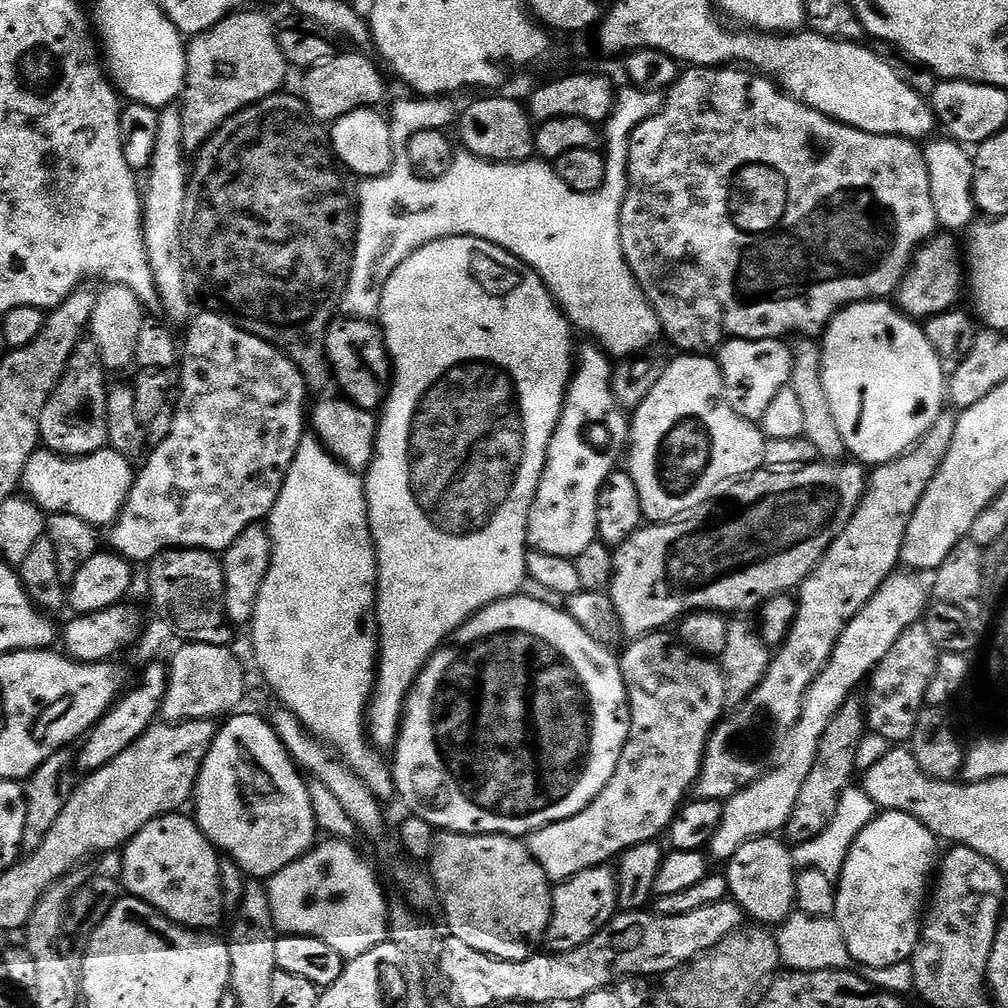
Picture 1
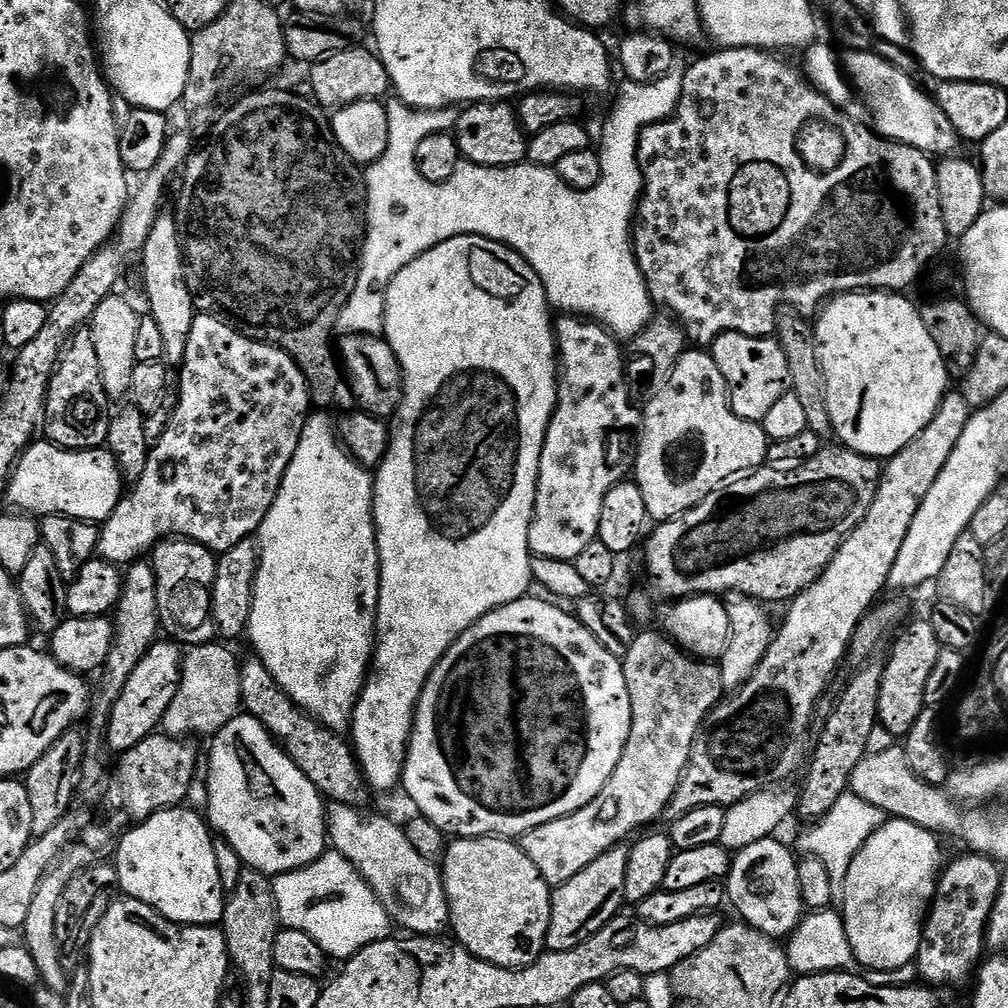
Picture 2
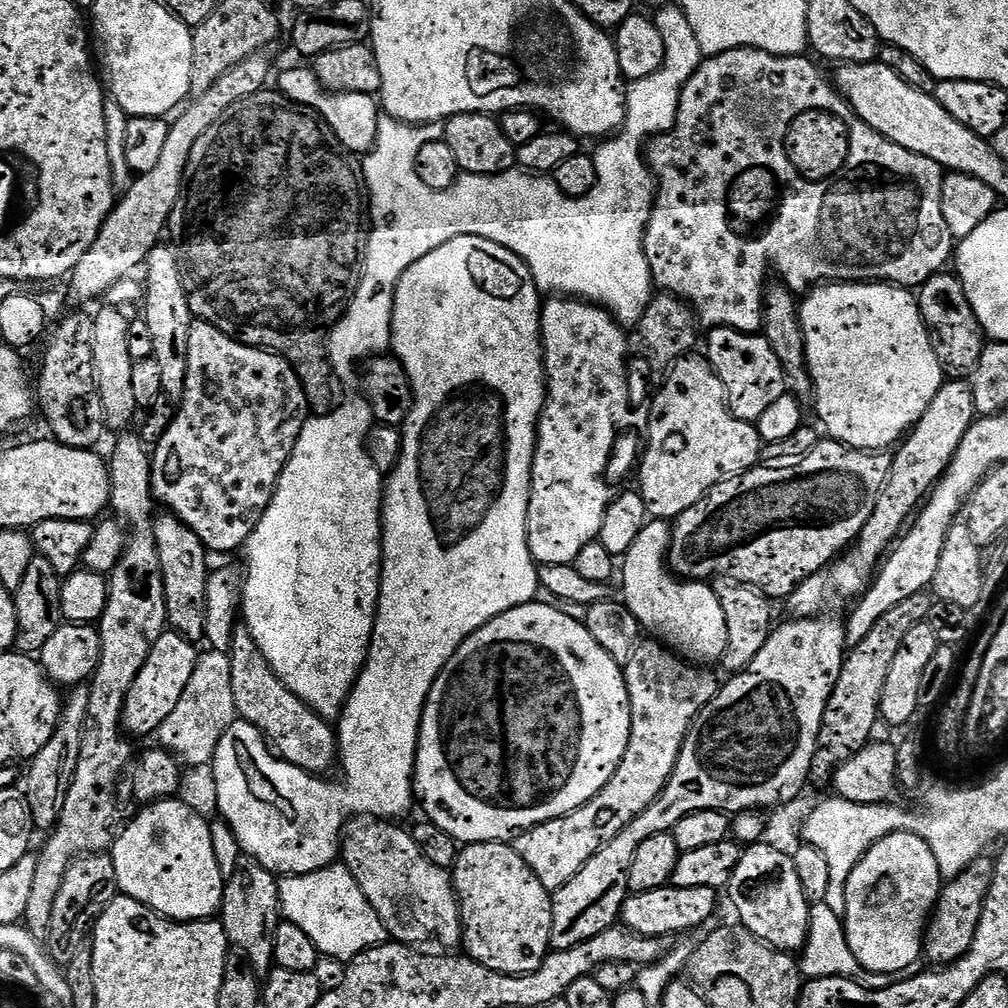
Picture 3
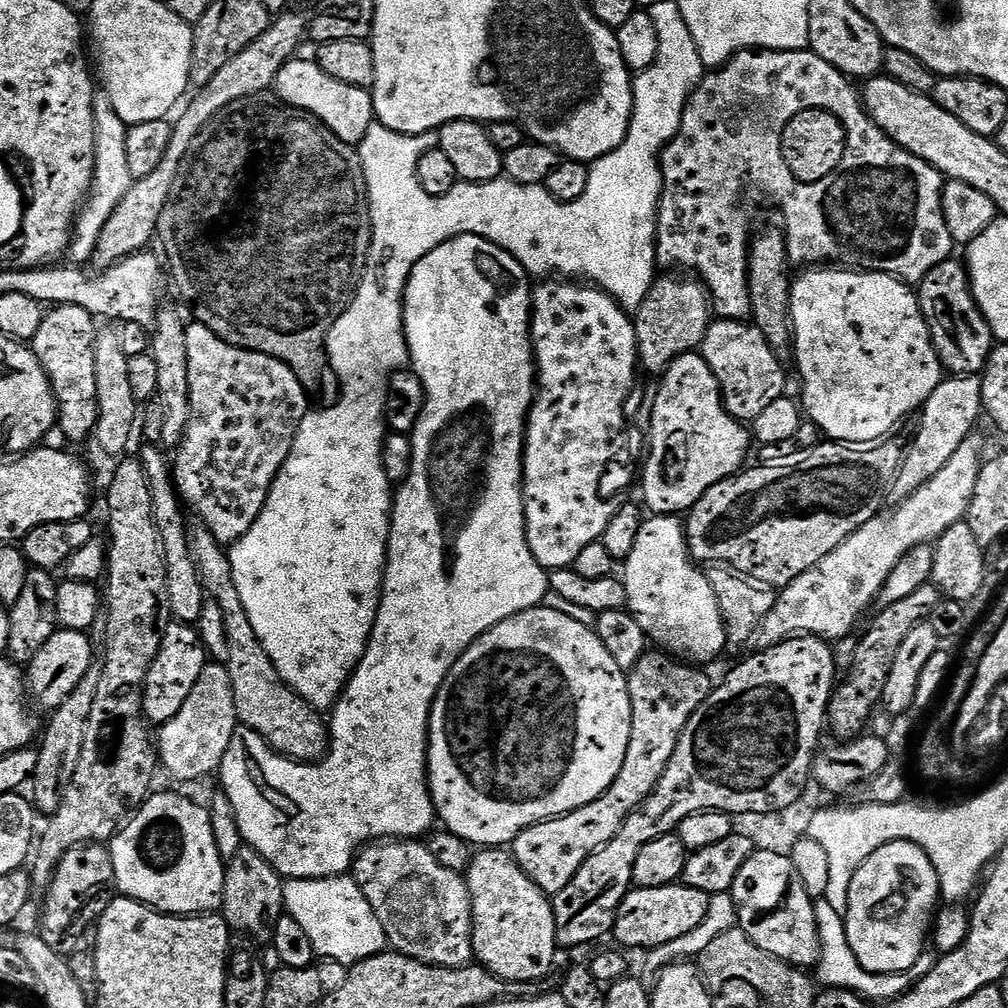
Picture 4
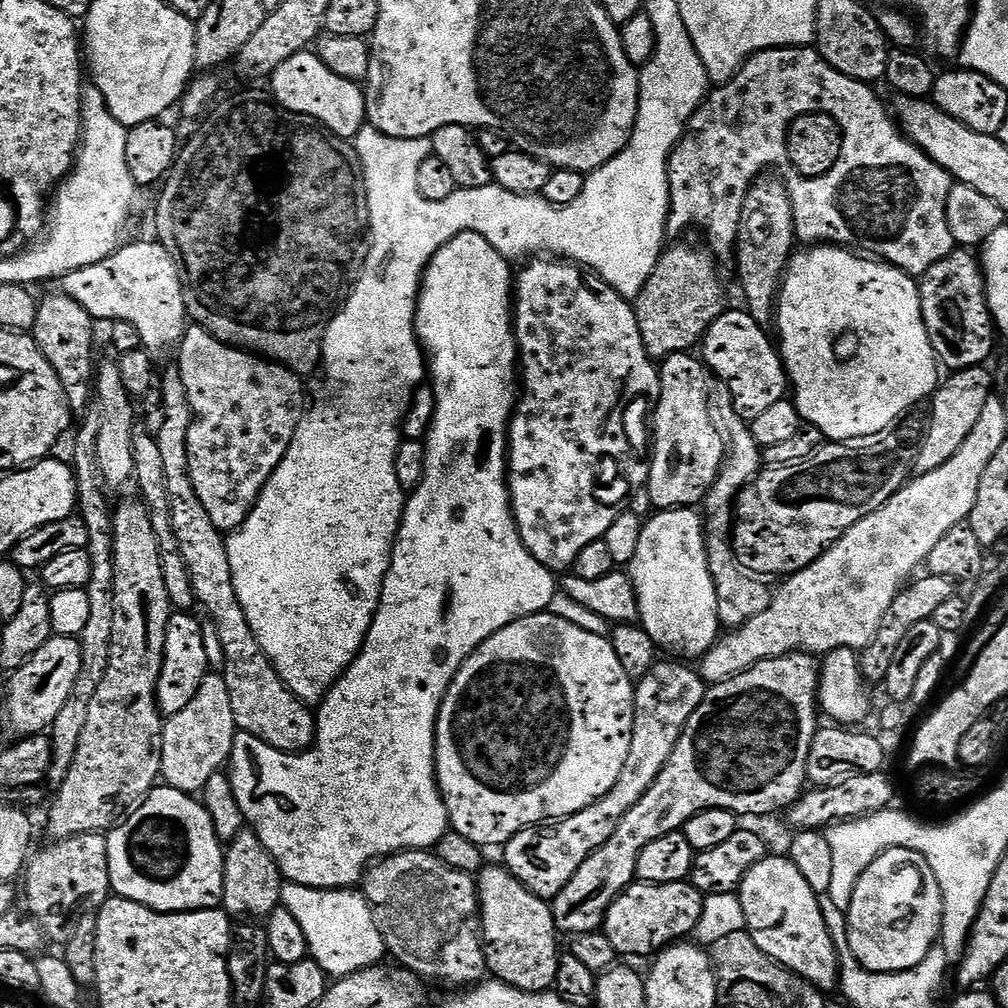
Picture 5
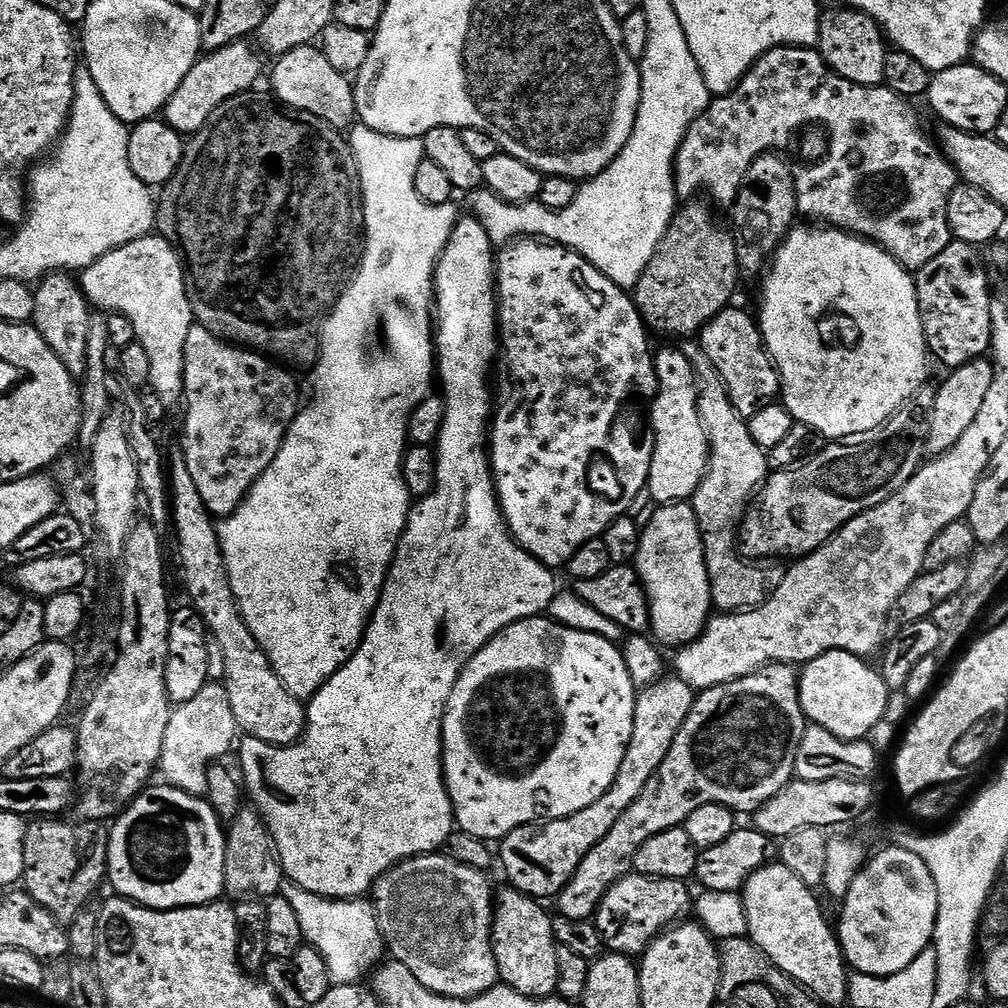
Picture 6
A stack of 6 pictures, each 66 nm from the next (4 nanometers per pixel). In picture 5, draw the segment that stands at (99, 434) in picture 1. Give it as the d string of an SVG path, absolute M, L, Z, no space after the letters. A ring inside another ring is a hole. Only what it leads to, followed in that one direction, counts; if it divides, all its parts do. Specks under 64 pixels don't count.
M63 294L48 296L38 303L38 314L34 318L36 344L42 350L46 362L54 366L64 387L68 407L73 413L88 411L94 396L94 363L92 351L96 348L96 332L92 316L74 298Z

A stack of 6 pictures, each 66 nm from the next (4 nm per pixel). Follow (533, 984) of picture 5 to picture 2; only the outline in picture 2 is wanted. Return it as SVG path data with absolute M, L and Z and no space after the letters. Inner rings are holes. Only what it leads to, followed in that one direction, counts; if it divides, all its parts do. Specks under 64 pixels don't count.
M465 836L445 847L442 861L450 932L470 954L503 968L525 968L546 951L553 889L515 839Z

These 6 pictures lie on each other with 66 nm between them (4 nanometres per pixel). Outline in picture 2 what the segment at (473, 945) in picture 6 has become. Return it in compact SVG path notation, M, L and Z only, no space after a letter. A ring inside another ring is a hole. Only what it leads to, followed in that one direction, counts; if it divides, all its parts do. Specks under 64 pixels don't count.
M329 803L326 815L331 847L362 874L397 929L405 928L408 931L405 933L416 938L436 938L447 933L450 928L448 895L441 869L426 862L426 858L410 846L410 838L406 838L399 823L396 825L384 816L372 816L367 820L364 814L351 804Z

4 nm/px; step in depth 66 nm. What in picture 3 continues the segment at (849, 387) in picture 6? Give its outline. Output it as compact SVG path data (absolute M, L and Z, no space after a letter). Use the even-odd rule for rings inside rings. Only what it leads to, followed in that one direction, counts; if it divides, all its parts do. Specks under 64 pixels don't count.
M825 282L809 291L800 304L800 321L806 342L806 358L808 372L812 376L814 389L814 409L824 423L823 431L833 440L847 444L849 448L863 448L865 450L888 450L893 447L905 434L912 431L912 427L926 414L926 406L934 402L934 394L946 383L944 367L936 353L936 346L928 334L928 327L920 313L919 299L909 289L899 284L885 284L883 282Z

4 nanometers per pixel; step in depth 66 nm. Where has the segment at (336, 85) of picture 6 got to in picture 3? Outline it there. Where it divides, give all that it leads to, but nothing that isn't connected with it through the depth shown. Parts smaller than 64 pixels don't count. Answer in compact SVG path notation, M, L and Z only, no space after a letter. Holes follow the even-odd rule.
M290 68L278 78L277 89L284 96L300 105L314 108L334 130L336 137L347 149L362 156L371 151L376 144L378 122L381 111L373 95L348 94L346 92L329 93L322 86L313 69Z

